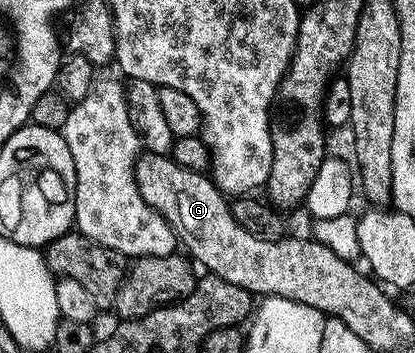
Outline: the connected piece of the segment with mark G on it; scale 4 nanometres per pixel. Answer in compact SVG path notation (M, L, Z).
M144 151L135 161L135 181L141 190L141 198L154 212L161 214L165 222L175 232L178 243L185 249L186 255L200 269L206 270L217 278L225 278L225 282L233 282L233 286L241 286L259 298L280 296L293 302L301 302L305 306L319 308L319 252L321 245L314 238L284 235L282 240L266 240L257 238L233 218L228 197L215 185L210 175L185 170L185 166L177 166L170 155L162 156L156 152Z

